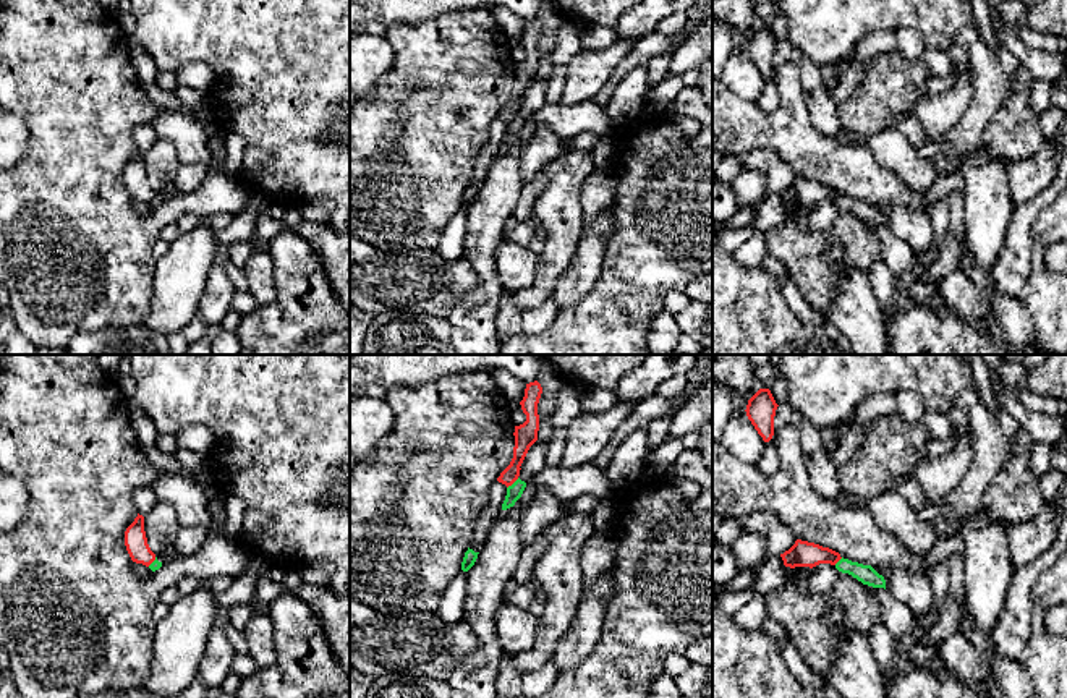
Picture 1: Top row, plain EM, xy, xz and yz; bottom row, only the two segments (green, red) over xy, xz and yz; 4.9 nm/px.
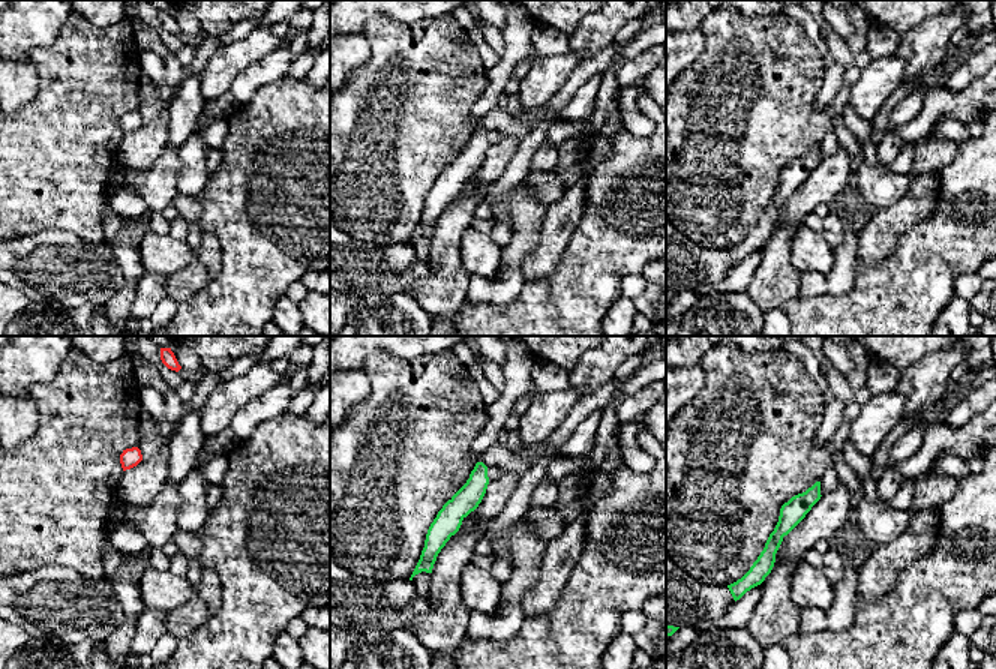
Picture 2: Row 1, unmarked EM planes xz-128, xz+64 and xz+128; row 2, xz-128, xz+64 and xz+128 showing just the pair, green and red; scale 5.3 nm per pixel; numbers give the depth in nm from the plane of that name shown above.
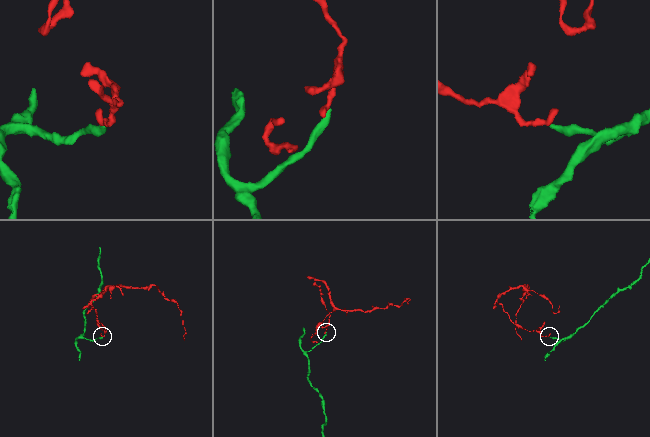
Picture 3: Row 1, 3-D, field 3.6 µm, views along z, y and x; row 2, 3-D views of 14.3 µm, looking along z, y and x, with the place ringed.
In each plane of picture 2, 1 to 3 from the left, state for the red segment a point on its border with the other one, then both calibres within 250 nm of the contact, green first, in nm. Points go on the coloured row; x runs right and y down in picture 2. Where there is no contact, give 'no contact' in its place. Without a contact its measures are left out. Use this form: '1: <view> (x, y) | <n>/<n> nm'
1: no contact
2: no contact
3: no contact

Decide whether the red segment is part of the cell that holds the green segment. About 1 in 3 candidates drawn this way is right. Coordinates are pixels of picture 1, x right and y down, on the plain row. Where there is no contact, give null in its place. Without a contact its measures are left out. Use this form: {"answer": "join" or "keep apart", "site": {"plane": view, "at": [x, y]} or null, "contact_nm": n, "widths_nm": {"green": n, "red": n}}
{"answer": "keep apart", "site": {"plane": "xz", "at": [514, 120]}, "contact_nm": 80, "widths_nm": {"green": 80, "red": 110}}

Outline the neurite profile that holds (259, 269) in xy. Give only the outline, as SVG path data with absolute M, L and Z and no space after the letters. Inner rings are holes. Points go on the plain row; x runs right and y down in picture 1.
M267 249L253 253L243 272L248 280L249 293L259 304L272 303L275 298L274 262Z

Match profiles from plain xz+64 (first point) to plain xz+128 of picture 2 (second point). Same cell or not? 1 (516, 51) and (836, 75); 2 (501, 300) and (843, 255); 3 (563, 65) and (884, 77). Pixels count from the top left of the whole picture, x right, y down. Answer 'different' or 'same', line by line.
1: same
2: same
3: same

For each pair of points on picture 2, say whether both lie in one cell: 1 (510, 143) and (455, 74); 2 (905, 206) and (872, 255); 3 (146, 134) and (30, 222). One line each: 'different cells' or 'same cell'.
1: different cells
2: same cell
3: different cells

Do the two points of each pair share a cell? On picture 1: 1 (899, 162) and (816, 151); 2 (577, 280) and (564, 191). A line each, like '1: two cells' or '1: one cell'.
1: two cells
2: two cells

